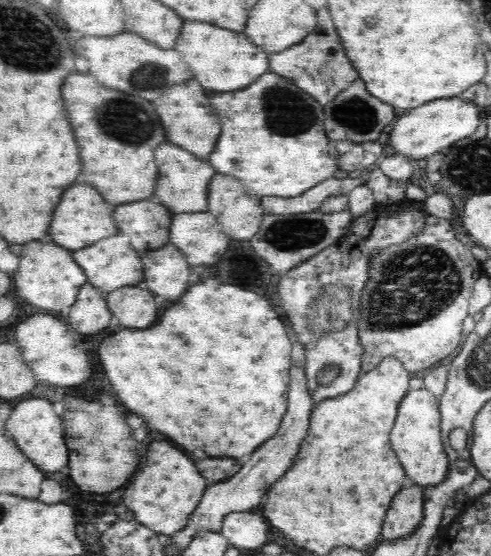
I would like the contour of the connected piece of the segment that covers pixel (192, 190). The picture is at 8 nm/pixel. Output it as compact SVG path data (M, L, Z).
M168 142L156 148L156 164L158 164L158 182L155 182L155 194L172 215L208 211L208 185L211 177L217 172L211 164L208 164L206 158L202 159Z

